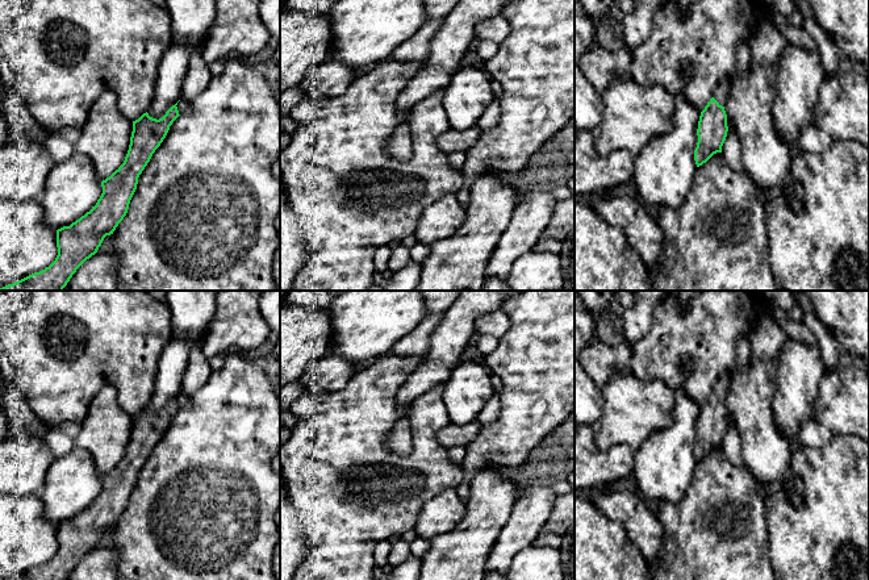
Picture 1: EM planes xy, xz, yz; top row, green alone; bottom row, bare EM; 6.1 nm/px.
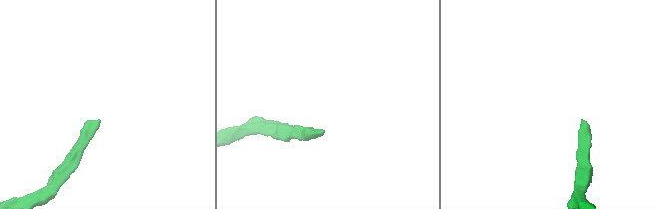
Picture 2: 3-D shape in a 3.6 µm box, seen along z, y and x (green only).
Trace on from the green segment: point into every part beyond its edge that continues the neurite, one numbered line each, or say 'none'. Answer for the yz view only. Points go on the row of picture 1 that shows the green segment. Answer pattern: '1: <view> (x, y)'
1: yz (722, 91)

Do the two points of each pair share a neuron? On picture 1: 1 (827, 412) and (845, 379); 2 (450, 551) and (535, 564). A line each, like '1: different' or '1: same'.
1: same
2: different

